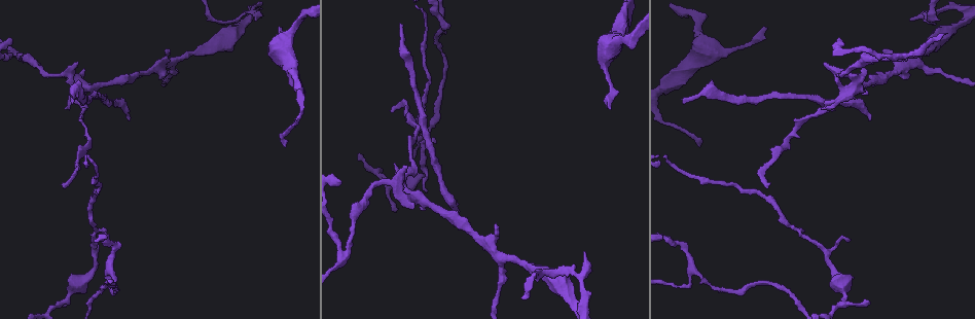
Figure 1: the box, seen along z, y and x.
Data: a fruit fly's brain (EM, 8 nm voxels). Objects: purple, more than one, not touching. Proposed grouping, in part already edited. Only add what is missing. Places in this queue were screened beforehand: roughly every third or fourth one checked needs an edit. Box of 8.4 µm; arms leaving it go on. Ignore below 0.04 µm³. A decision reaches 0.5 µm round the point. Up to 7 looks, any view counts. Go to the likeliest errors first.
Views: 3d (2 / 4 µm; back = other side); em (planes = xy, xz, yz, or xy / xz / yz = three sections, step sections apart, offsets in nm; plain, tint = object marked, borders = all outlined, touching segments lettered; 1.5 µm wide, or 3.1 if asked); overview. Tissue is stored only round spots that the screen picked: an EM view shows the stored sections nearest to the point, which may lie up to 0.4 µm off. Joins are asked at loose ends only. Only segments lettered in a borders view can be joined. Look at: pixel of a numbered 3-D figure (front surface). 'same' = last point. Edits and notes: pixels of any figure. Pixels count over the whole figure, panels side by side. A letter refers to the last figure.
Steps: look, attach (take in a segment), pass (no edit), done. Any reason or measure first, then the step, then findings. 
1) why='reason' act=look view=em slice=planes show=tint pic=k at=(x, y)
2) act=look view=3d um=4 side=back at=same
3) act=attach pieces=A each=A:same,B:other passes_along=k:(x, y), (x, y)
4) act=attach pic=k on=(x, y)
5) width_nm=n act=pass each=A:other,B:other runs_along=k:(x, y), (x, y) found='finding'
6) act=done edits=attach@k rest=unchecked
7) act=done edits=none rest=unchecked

why='branch stops here' act=look view=3d um=2 pic=1 at=(824, 65)

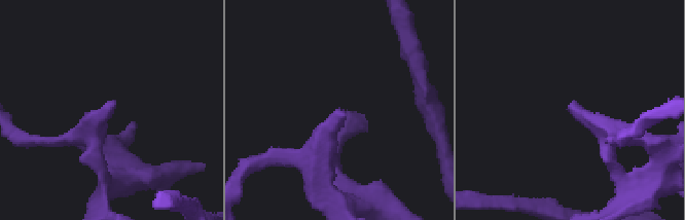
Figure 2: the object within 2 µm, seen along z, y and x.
act=look view=em slice=planes show=borders pic=2 at=(569, 109)

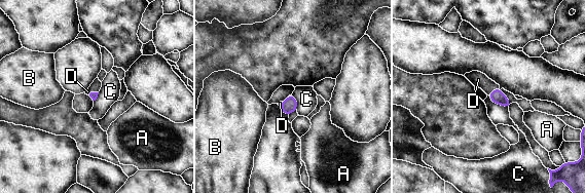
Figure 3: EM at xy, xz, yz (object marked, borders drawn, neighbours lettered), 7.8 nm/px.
act=attach pieces=D each=A:other,B:other,C:other,D:same found='it goes on there'

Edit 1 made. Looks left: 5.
why='see it whole again' act=look view=overview

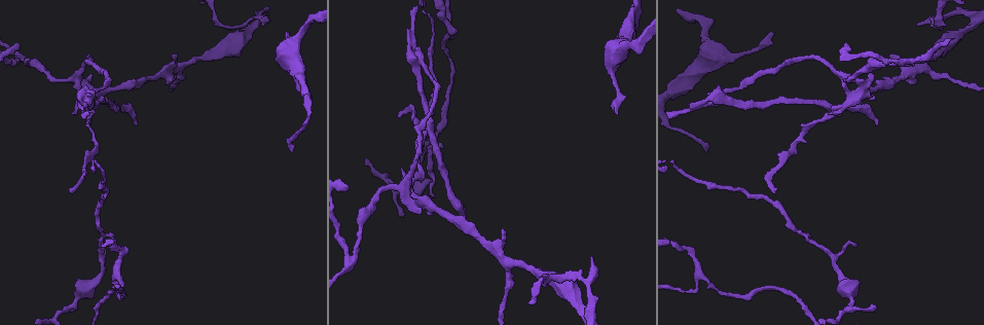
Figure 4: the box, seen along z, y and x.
why='an open end' act=look view=3d um=4 side=back pic=4 at=(292, 151)

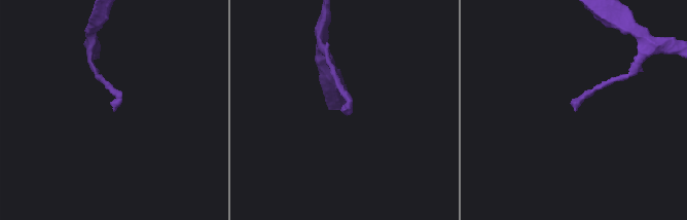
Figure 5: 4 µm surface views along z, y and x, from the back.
why='shape alone is not enough' act=look view=em slice=yz step=4 show=tint pic=5 at=(345, 110)

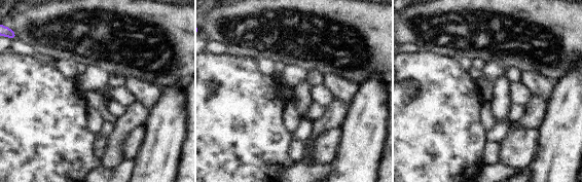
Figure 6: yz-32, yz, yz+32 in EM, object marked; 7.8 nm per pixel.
why='another direction' act=look view=em slice=planes show=borders at=same

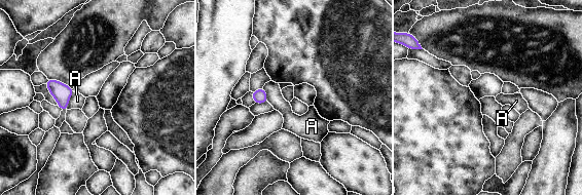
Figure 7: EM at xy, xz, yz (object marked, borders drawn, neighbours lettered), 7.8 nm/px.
act=pass each=A:other border=7:(73, 91), (67, 109) found='none of them fits'

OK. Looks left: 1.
act=done edits=attach@3 rest=unchecked

